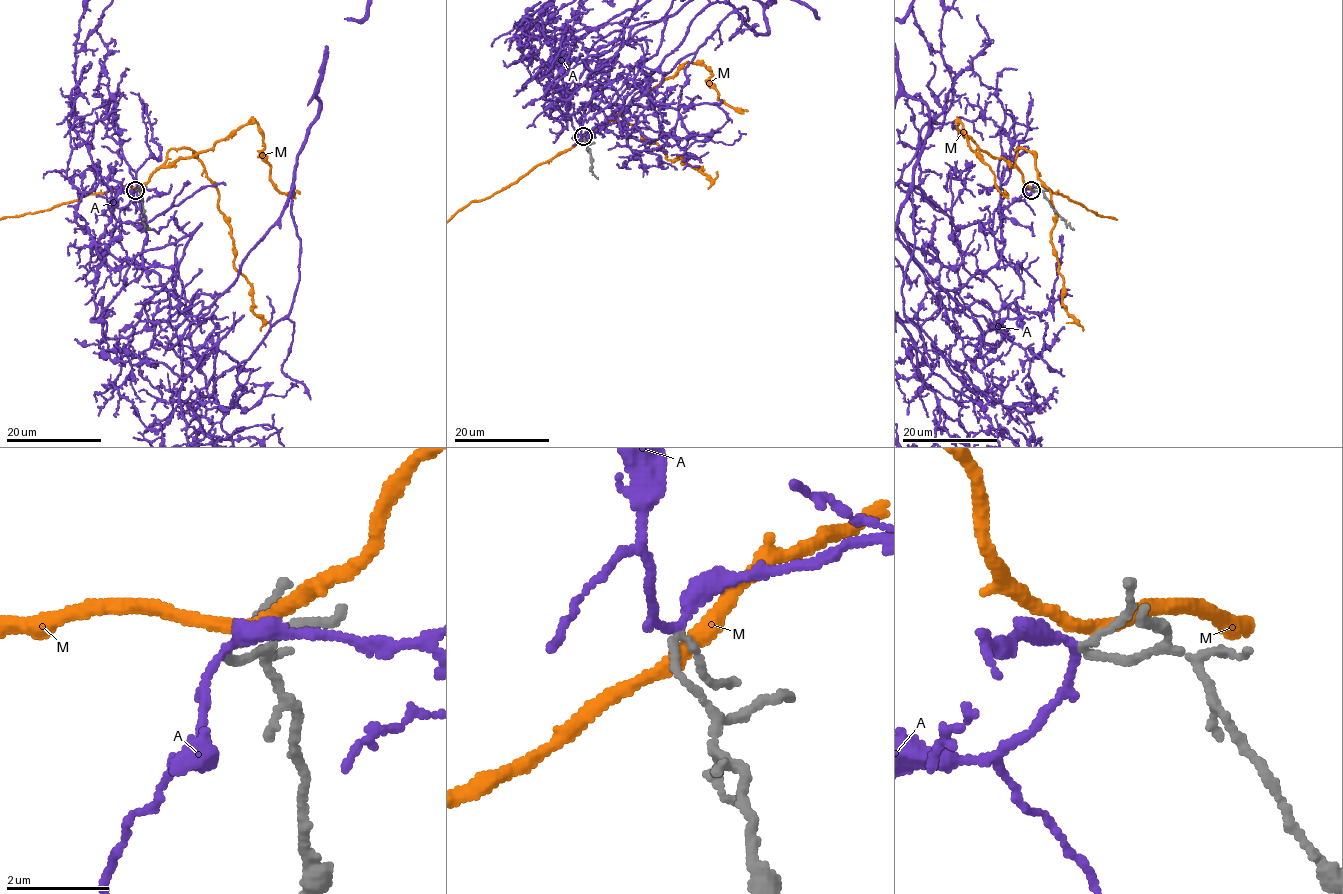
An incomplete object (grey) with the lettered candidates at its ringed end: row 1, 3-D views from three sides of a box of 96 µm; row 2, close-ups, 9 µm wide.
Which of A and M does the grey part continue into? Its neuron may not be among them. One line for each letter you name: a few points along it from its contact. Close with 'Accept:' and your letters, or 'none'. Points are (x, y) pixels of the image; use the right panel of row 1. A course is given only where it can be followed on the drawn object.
Accept: A

